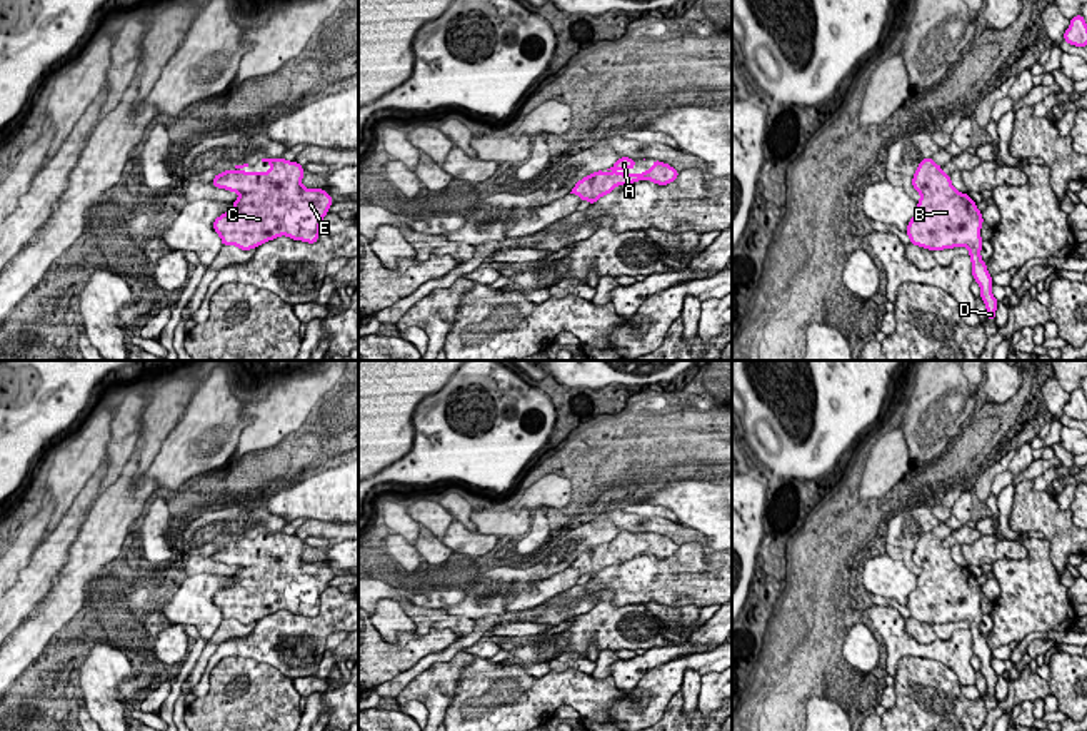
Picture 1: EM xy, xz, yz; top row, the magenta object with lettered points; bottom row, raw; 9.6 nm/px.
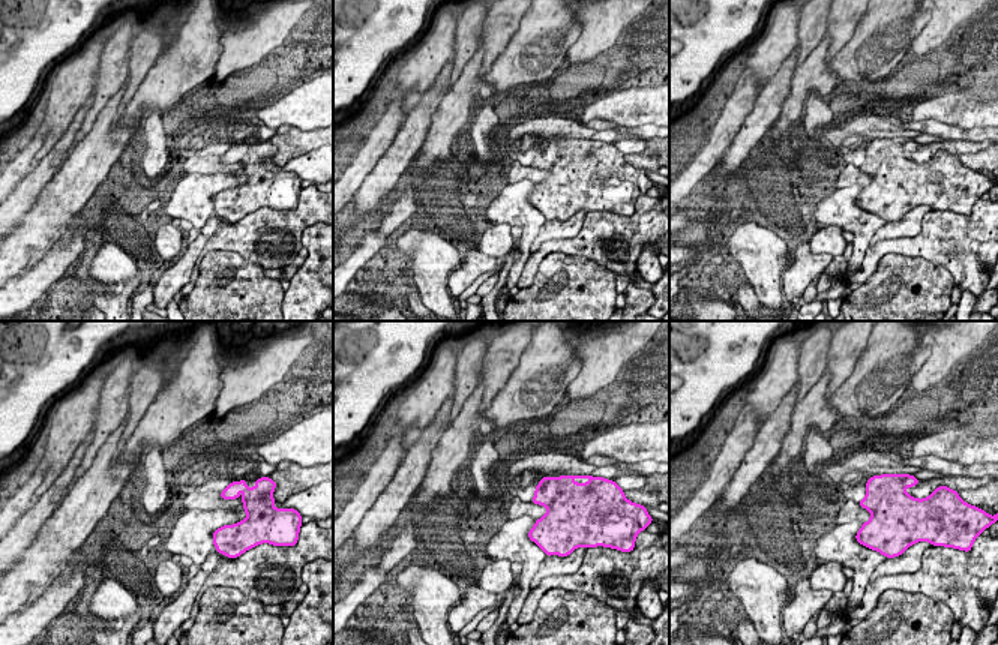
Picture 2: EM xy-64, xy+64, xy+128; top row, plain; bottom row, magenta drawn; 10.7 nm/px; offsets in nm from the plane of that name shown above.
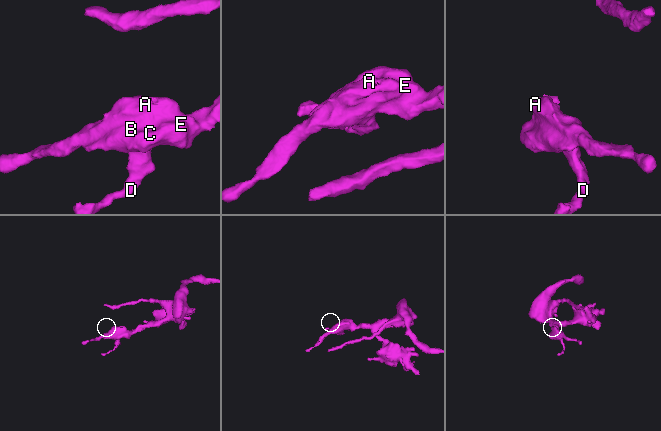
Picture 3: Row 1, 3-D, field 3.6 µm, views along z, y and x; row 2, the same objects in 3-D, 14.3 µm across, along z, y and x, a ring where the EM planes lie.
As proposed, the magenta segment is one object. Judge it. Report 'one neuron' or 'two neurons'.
one neuron

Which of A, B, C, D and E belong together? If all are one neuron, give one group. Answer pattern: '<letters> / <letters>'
A B C D E

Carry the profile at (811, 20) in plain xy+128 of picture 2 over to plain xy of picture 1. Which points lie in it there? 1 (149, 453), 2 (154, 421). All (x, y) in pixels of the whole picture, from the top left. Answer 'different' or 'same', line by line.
1: different
2: different

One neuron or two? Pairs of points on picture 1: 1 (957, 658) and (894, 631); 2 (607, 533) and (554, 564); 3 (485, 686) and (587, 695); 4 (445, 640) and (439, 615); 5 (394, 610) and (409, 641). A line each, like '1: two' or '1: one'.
1: one
2: one
3: one
4: two
5: two

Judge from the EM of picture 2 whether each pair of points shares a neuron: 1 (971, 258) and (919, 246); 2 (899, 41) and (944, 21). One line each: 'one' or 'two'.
1: one
2: two

